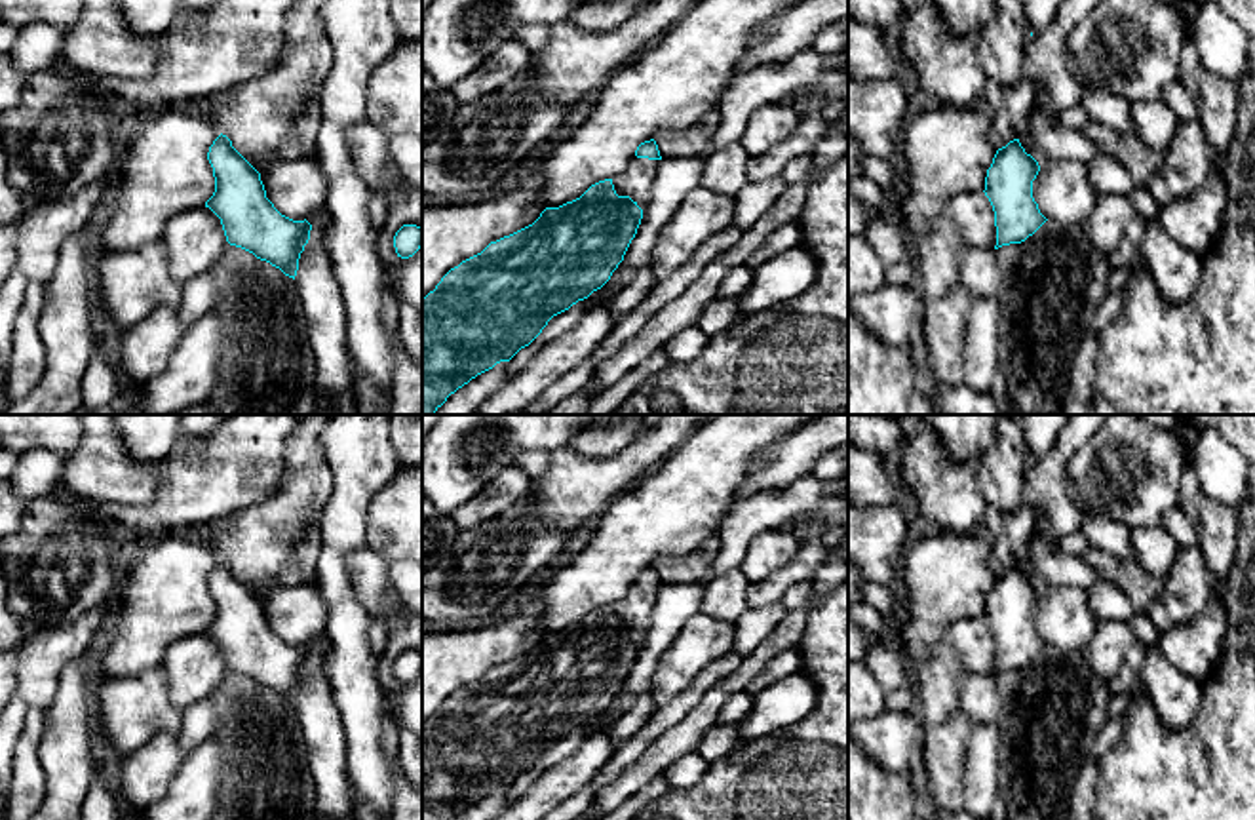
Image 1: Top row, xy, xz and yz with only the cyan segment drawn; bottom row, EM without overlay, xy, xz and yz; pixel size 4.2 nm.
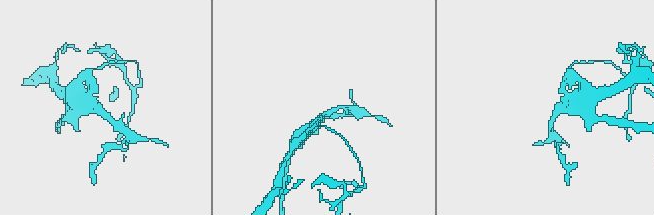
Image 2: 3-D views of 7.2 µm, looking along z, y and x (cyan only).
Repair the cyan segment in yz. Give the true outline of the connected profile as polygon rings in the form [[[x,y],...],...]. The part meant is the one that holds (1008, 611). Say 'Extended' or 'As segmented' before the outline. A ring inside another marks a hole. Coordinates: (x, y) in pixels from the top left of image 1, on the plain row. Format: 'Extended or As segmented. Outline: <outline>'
Extended. Outline: [[[1027,554],[1021,561],[998,575],[985,603],[985,622],[994,637],[996,672],[994,675],[1010,670],[1021,670],[1033,662],[1048,645],[1040,639],[1038,630],[1033,624],[1033,607],[1038,597],[1050,590],[1046,582],[1034,578],[1027,580],[1021,567],[1027,563]]]

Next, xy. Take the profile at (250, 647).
As segmented. Outline: [[[219,561],[209,573],[215,618],[205,628],[222,651],[226,668],[253,679],[257,685],[293,704],[299,685],[310,666],[312,651],[281,641],[266,624],[261,599]]]

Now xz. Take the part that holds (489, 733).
Extended. Outline: [[[633,582],[612,605],[540,643],[451,694],[422,725],[422,820],[454,820],[477,801],[510,788],[548,748],[601,715],[624,687],[648,634],[658,586]]]

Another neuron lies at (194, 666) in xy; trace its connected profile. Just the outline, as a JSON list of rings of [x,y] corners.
[[[205,632],[175,641],[162,662],[179,710],[211,696],[228,672],[221,645]]]

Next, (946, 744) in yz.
[[[960,710],[941,725],[920,725],[926,786],[945,814],[964,809],[964,759],[972,727],[974,721]]]

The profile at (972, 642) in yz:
[[[983,616],[956,620],[953,626],[949,626],[943,645],[956,654],[966,672],[994,675],[994,637]]]

